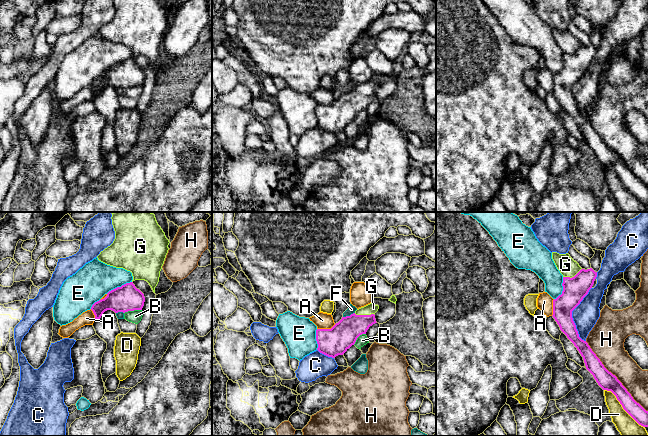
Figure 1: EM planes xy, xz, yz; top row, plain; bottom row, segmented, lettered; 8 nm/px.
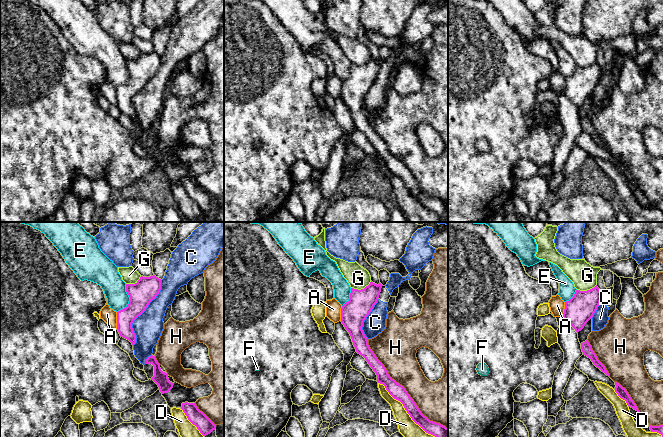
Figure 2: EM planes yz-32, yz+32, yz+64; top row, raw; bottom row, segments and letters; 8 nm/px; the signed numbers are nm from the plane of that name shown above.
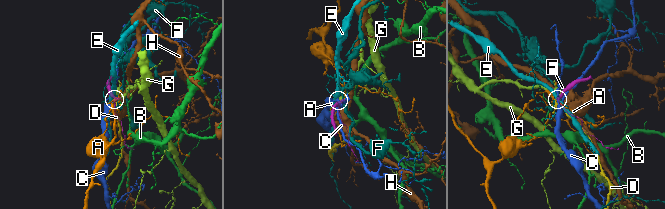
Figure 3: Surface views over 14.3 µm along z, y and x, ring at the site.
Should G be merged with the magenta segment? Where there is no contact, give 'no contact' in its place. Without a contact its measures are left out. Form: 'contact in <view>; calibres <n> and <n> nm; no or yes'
contact in xz; calibres 220 and 90 nm; yes

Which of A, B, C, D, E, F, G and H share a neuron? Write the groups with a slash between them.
A / B / C / D / E / F / G / H

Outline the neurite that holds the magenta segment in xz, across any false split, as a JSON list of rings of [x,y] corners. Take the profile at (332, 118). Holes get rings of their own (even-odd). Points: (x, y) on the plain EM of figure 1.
[[[370,79],[350,92],[342,93],[331,105],[317,105],[317,126],[332,134],[343,131],[360,111],[366,110],[369,103],[377,99],[374,90],[378,85],[378,81]]]

